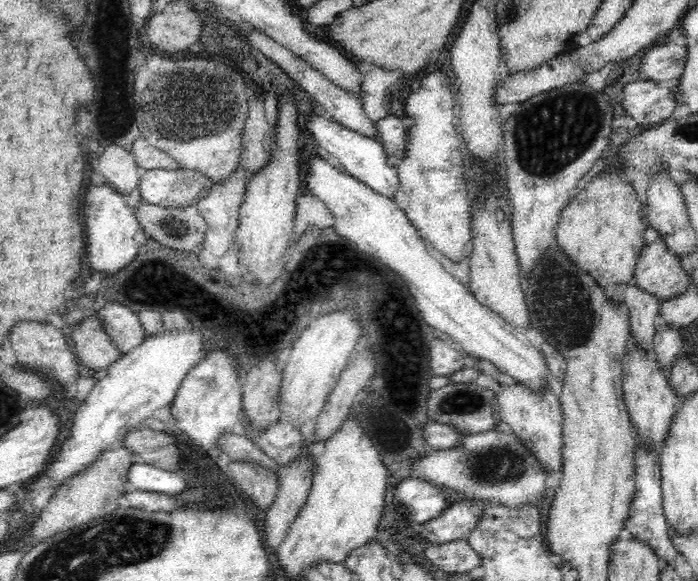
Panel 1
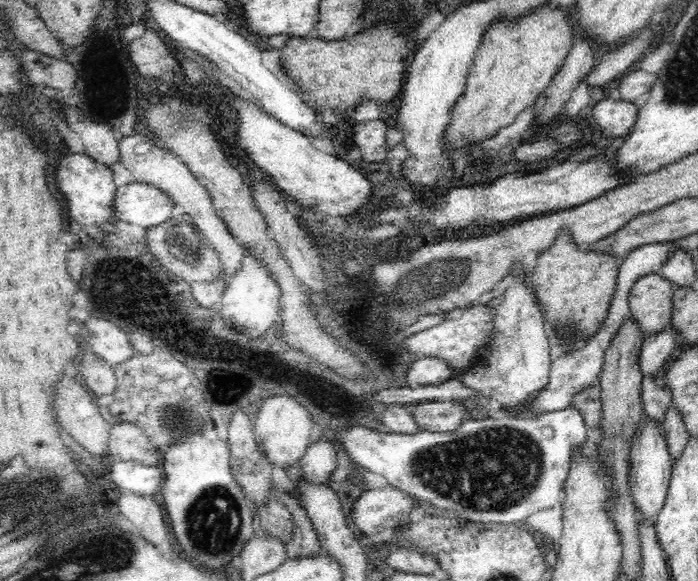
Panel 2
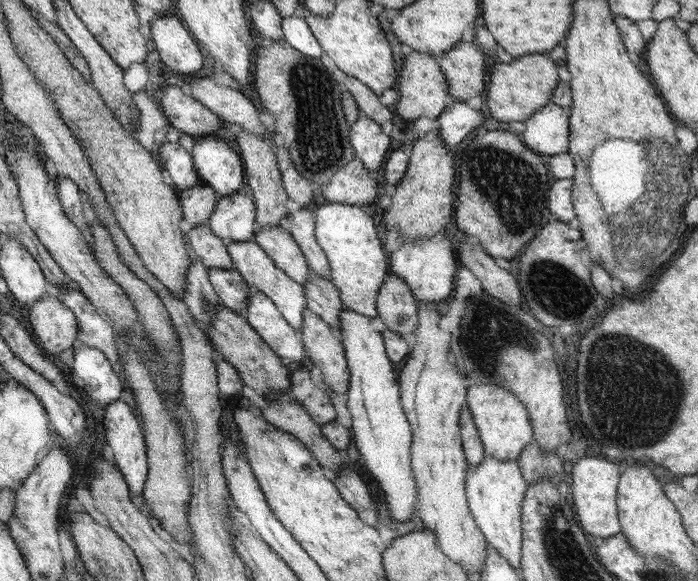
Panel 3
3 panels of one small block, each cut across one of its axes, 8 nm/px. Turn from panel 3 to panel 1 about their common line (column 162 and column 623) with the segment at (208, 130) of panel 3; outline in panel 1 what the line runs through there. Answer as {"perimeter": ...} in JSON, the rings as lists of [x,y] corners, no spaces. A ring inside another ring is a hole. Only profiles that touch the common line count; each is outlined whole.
{"perimeter":[[[636,80],[627,83],[622,90],[624,98],[620,104],[638,125],[656,127],[671,118],[676,108],[675,86],[668,88],[651,80]]]}

